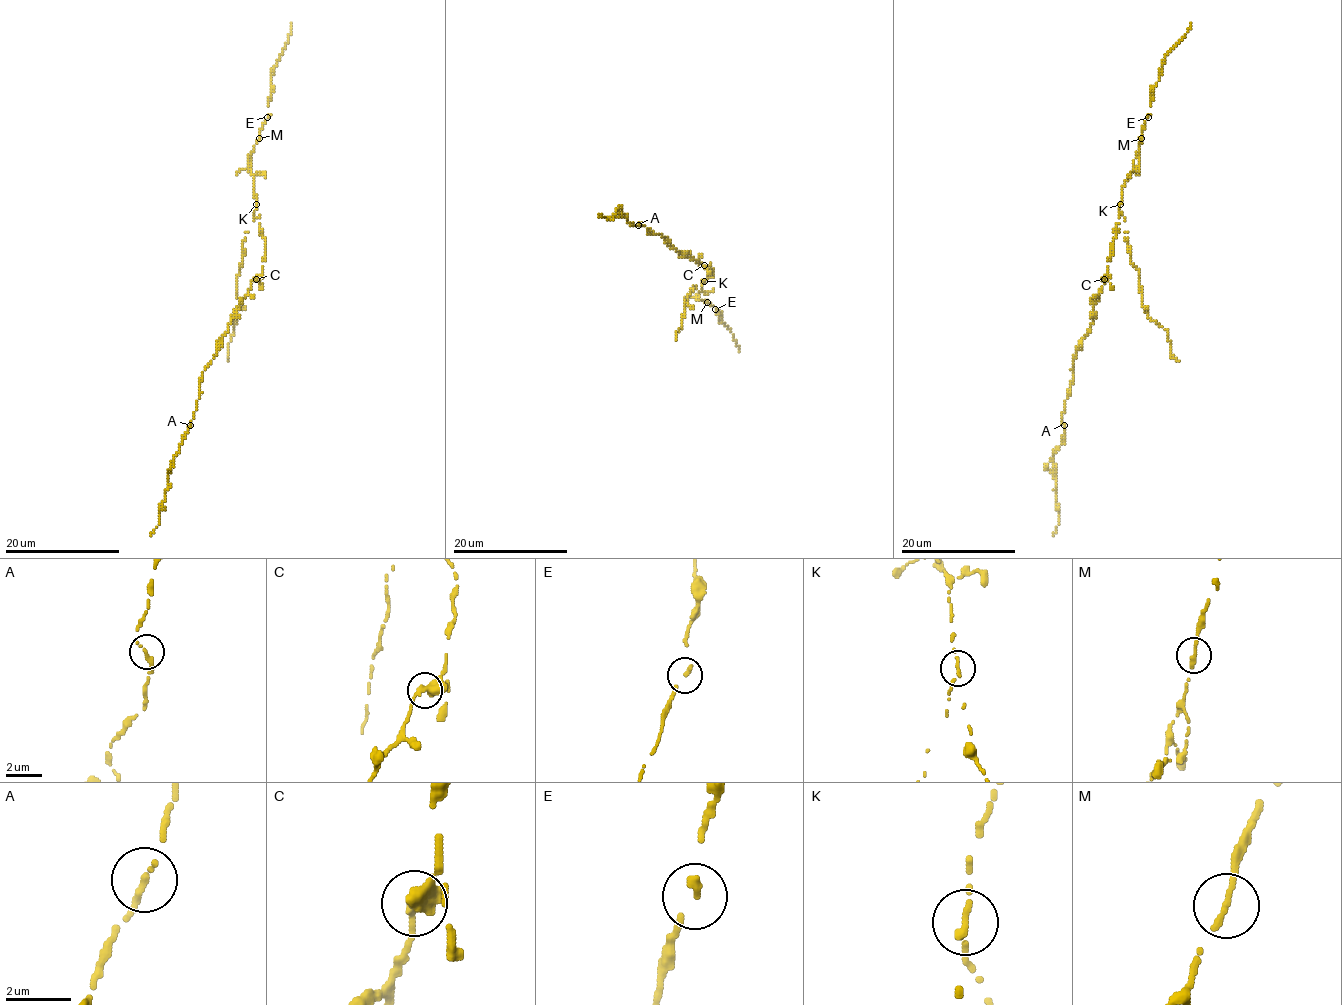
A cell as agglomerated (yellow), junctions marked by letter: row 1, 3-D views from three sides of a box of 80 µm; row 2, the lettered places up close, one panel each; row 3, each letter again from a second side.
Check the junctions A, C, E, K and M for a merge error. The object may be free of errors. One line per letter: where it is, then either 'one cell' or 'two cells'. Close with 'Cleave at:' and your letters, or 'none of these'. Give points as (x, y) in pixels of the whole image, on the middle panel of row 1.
A: at (638, 225); one cell
C: at (704, 265); one cell
E: at (715, 309); one cell
K: at (704, 281); two cells
M: at (707, 302); one cell
Cleave at: K

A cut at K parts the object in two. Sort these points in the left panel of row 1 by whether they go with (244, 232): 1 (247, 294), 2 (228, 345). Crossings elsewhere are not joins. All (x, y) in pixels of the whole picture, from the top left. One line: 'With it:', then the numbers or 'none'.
With it: 2

